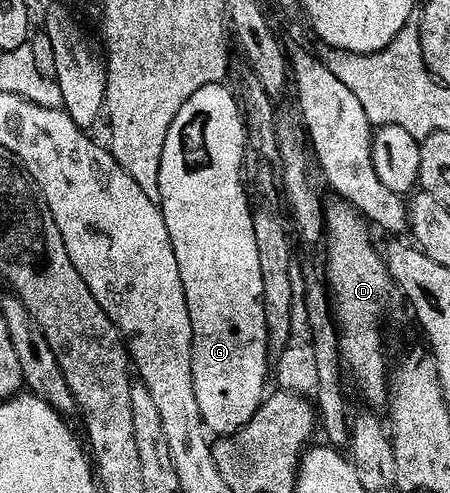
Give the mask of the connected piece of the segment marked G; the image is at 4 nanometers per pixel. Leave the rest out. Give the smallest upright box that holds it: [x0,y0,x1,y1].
[158,84,269,438]

